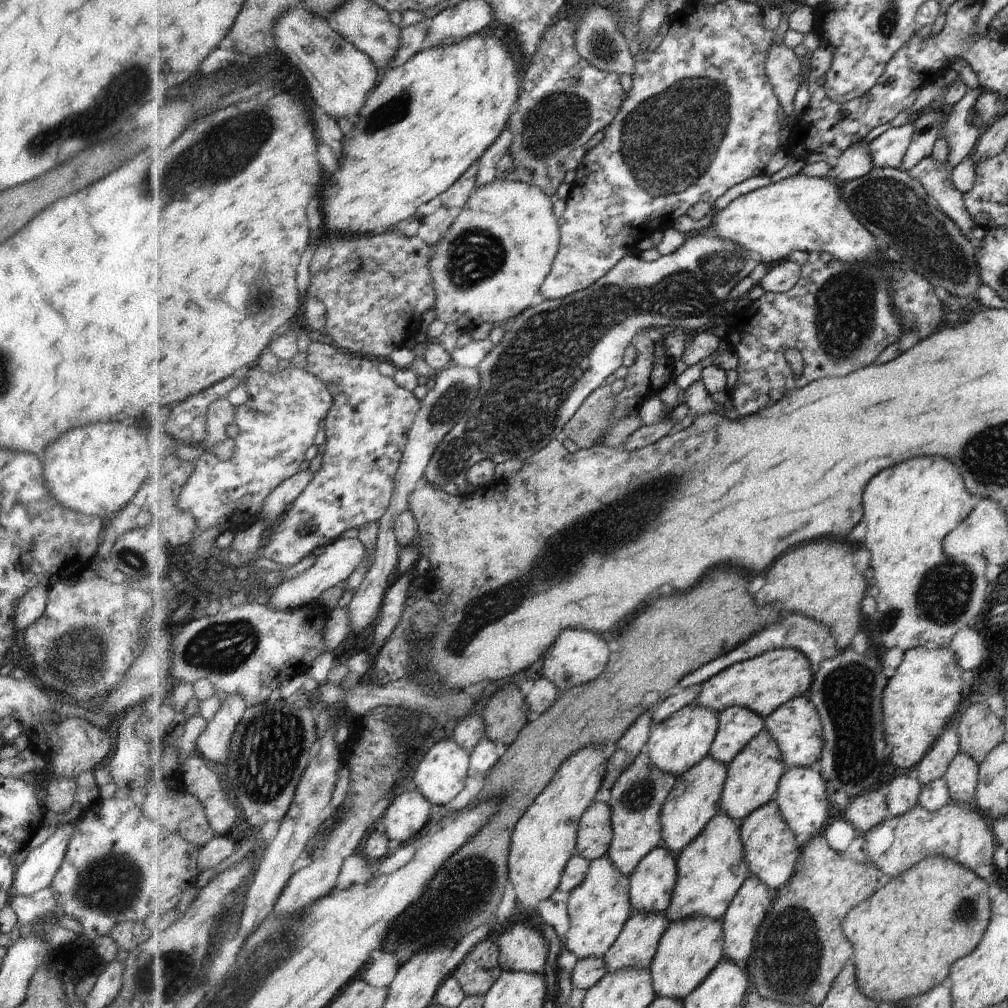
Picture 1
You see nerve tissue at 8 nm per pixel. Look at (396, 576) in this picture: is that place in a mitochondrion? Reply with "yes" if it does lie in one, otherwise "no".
no

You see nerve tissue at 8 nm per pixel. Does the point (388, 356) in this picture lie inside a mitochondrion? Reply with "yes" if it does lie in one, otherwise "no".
no

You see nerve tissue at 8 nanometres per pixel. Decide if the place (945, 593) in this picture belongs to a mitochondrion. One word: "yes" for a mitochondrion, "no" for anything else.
yes

